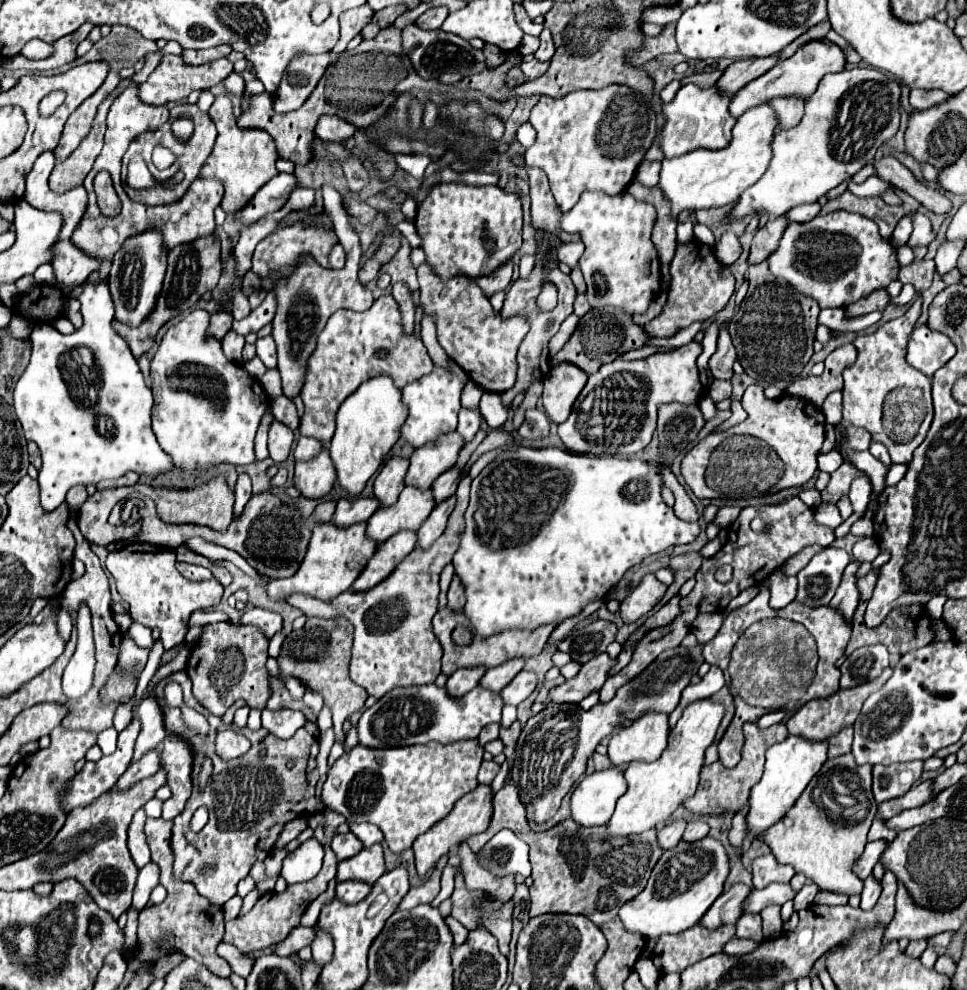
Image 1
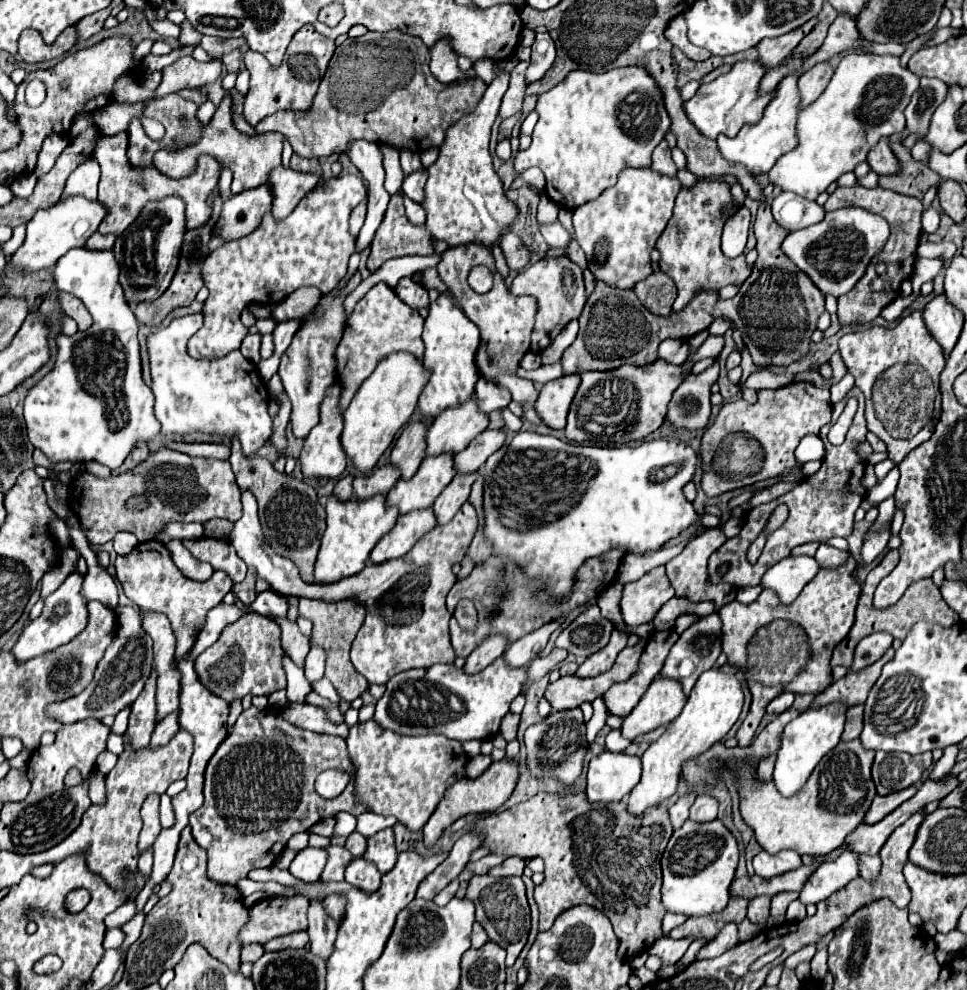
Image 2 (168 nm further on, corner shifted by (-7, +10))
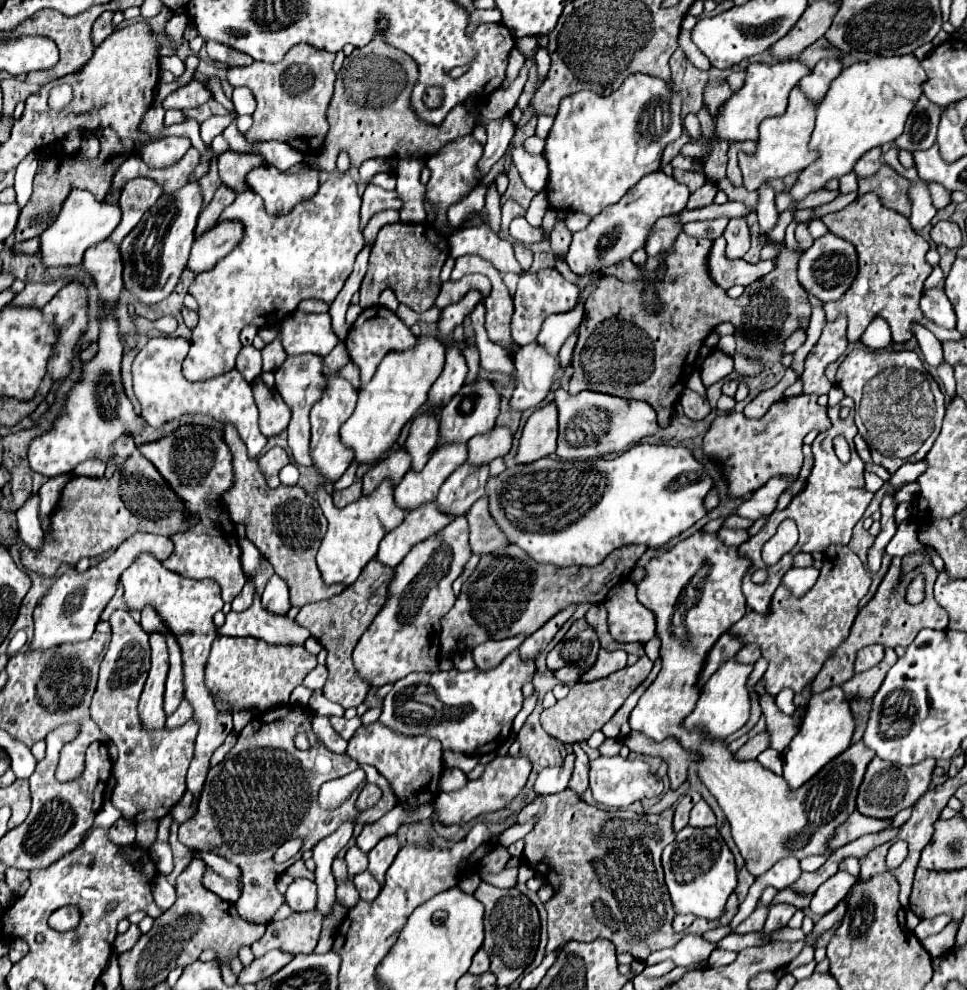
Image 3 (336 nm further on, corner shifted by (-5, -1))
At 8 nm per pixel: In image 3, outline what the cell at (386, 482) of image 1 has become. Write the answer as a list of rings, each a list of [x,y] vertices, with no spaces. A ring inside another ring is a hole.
[[[431,413],[419,415],[411,423],[411,431],[405,441],[405,451],[411,455],[411,471],[421,471],[437,449],[437,427],[439,421]]]

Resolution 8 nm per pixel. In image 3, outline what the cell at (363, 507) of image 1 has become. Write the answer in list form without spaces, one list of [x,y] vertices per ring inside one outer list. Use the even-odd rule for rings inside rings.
[[[403,449],[387,455],[363,475],[363,495],[369,495],[371,491],[375,491],[385,479],[397,485],[399,479],[403,479],[403,475],[409,471],[409,467],[411,467],[411,459]]]

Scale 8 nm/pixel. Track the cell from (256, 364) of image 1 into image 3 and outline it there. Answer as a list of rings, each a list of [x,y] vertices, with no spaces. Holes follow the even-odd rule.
[[[279,337],[273,343],[265,345],[261,349],[261,353],[263,353],[263,371],[275,371],[275,369],[279,369],[283,365],[283,361],[287,359],[287,353],[283,351],[283,347],[279,343]]]

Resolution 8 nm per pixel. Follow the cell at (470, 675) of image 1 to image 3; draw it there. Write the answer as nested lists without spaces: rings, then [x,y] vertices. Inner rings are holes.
[[[515,635],[511,639],[503,639],[503,641],[487,641],[481,643],[479,647],[475,647],[473,651],[473,661],[481,671],[493,669],[497,667],[511,651],[515,651],[521,643],[523,643],[525,635]]]

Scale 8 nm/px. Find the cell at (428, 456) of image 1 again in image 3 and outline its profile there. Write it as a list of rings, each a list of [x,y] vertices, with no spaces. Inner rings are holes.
[[[479,379],[477,383],[463,385],[459,395],[451,399],[443,409],[441,409],[441,419],[439,419],[439,445],[447,443],[467,443],[475,435],[483,435],[493,429],[495,417],[499,415],[499,393],[495,391],[493,383],[487,379]]]

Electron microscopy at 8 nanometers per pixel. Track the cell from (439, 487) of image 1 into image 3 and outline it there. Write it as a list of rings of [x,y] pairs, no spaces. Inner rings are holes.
[[[493,427],[487,435],[475,435],[475,439],[467,443],[467,463],[475,467],[489,465],[493,459],[509,453],[511,439],[513,433],[507,427]]]

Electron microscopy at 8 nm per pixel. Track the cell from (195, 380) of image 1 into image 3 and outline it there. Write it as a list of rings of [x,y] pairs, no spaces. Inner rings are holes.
[[[153,337],[137,353],[133,361],[133,389],[137,399],[141,401],[141,415],[153,429],[163,429],[165,423],[175,421],[183,415],[209,415],[223,427],[237,427],[243,443],[247,445],[249,457],[257,459],[267,445],[267,437],[259,429],[259,411],[251,385],[237,369],[201,383],[187,381],[181,373],[181,363],[187,357],[187,351],[189,339],[185,337]]]

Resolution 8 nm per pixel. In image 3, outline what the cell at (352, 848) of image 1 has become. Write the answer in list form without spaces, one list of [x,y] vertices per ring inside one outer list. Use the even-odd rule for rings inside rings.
[[[355,845],[351,849],[347,849],[347,855],[345,855],[345,861],[347,861],[347,869],[349,869],[349,877],[361,873],[367,869],[367,855]]]

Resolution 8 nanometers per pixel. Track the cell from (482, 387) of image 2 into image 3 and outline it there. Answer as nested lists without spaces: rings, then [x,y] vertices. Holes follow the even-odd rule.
[[[529,343],[517,351],[515,365],[519,365],[519,383],[509,399],[509,409],[525,411],[537,407],[559,371],[559,357],[551,357],[539,343]]]

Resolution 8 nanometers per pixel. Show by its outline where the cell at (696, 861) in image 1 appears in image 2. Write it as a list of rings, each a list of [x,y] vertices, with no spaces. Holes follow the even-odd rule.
[[[687,820],[677,828],[663,852],[663,904],[667,912],[685,916],[705,916],[721,912],[729,900],[729,884],[733,882],[739,860],[739,848],[733,834],[721,820],[693,822]]]

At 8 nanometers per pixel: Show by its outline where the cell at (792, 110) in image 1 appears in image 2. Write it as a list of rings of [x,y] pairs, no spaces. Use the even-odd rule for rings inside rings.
[[[829,60],[815,64],[809,72],[801,74],[799,78],[799,92],[801,92],[801,108],[807,108],[813,100],[817,100],[823,90],[827,88],[833,76],[833,64]]]

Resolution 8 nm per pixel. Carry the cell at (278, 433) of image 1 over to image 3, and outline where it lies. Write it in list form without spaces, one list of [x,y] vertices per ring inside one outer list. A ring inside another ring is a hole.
[[[259,383],[253,387],[255,391],[255,403],[259,407],[259,427],[263,435],[273,437],[287,429],[291,421],[291,411],[279,399],[279,393],[275,389],[269,389],[265,383]]]

